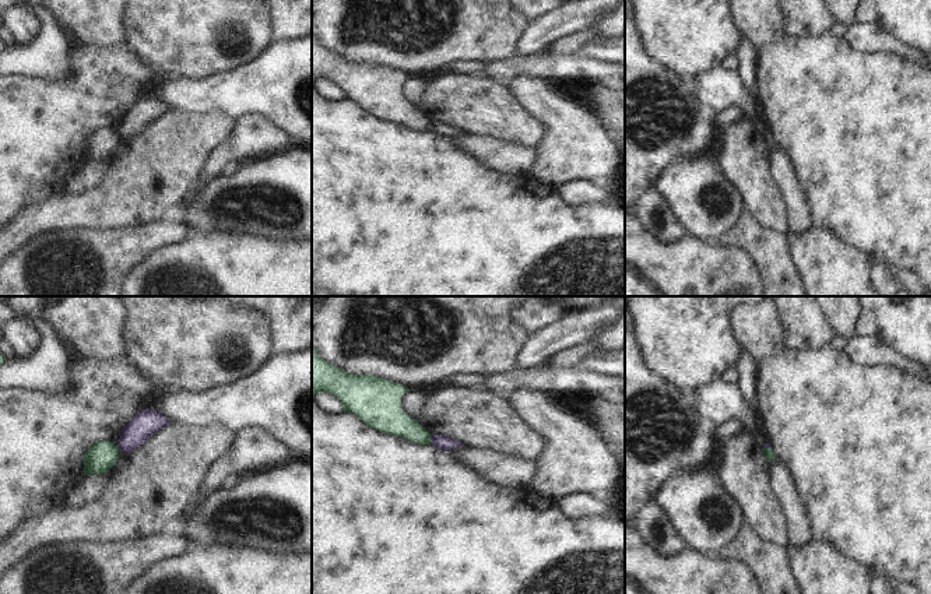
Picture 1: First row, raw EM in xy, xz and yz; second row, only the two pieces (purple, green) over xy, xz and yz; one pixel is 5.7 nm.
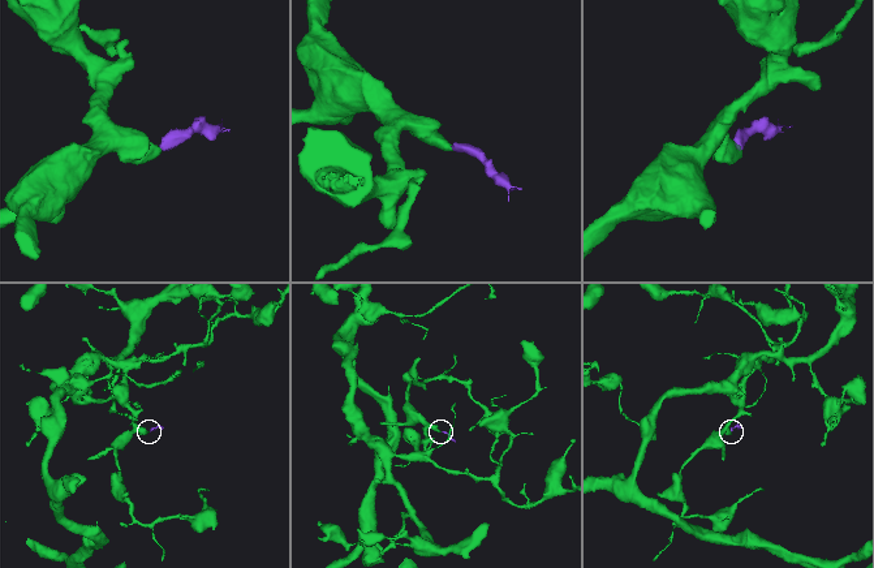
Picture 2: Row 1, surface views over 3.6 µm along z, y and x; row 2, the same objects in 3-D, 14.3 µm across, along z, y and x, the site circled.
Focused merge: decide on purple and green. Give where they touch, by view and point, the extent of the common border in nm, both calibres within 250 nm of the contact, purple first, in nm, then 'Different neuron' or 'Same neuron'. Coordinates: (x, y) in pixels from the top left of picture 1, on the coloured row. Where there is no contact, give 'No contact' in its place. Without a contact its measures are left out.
Touches purple at xz (432, 439). Shared border 50 nm. Thickness 80 nm (purple) against 160 nm. Different neuron.

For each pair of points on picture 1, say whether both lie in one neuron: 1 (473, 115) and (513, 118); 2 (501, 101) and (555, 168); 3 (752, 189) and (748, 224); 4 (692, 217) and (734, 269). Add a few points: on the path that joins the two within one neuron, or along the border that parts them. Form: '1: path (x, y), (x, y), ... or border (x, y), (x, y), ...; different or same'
1: path (482, 115), (501, 115), (503, 118); same
2: border (529, 112), (543, 126), (543, 137), (536, 147); different
3: border (744, 208), (762, 227), (776, 232); different
4: border (685, 234), (716, 243); different

